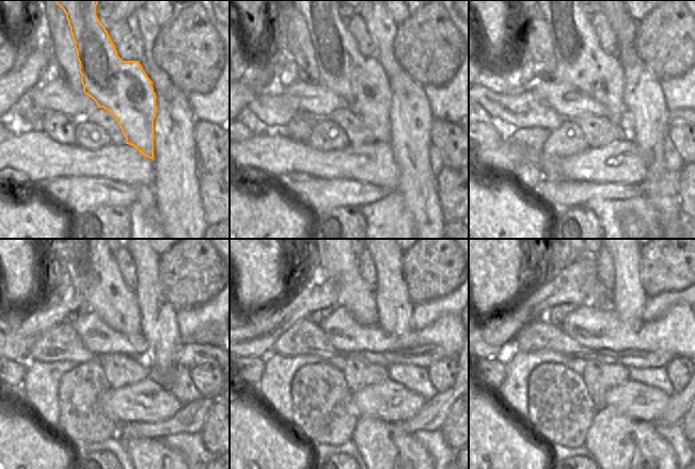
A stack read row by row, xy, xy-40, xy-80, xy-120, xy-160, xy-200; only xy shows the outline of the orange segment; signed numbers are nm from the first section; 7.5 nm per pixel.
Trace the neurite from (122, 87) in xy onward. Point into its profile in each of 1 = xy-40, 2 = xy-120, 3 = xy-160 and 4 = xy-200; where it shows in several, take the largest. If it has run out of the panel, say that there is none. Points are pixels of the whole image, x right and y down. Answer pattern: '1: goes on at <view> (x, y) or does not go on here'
1: goes on at xy-40 (360, 82)
2: goes on at xy-120 (93, 271)
3: goes on at xy-160 (338, 260)
4: goes on at xy-200 (599, 295)

